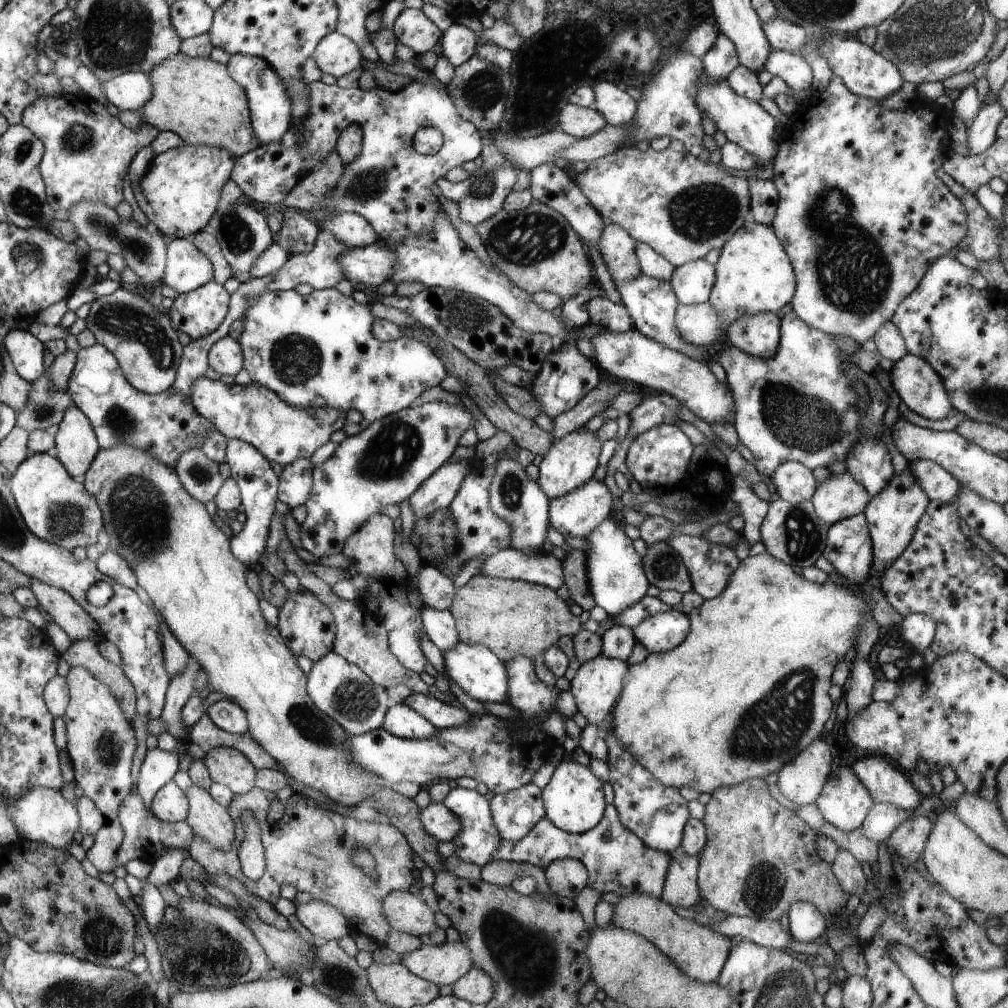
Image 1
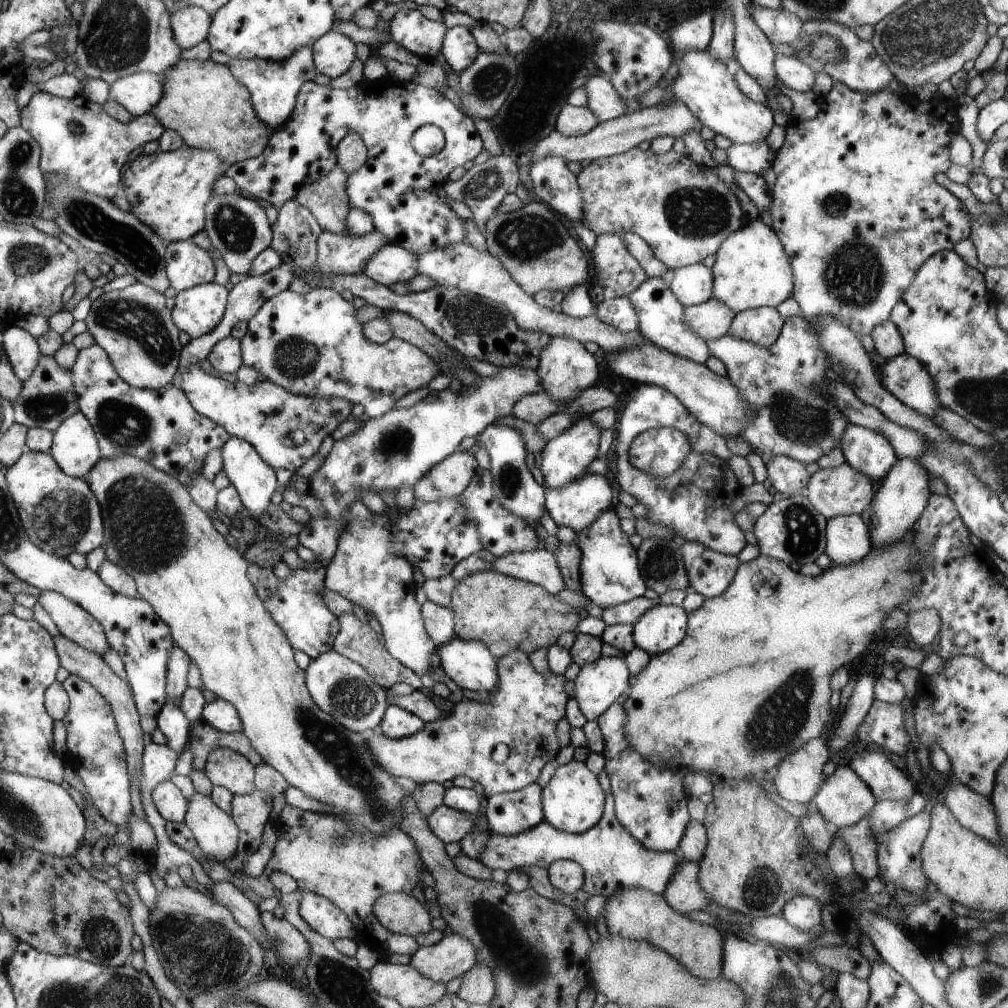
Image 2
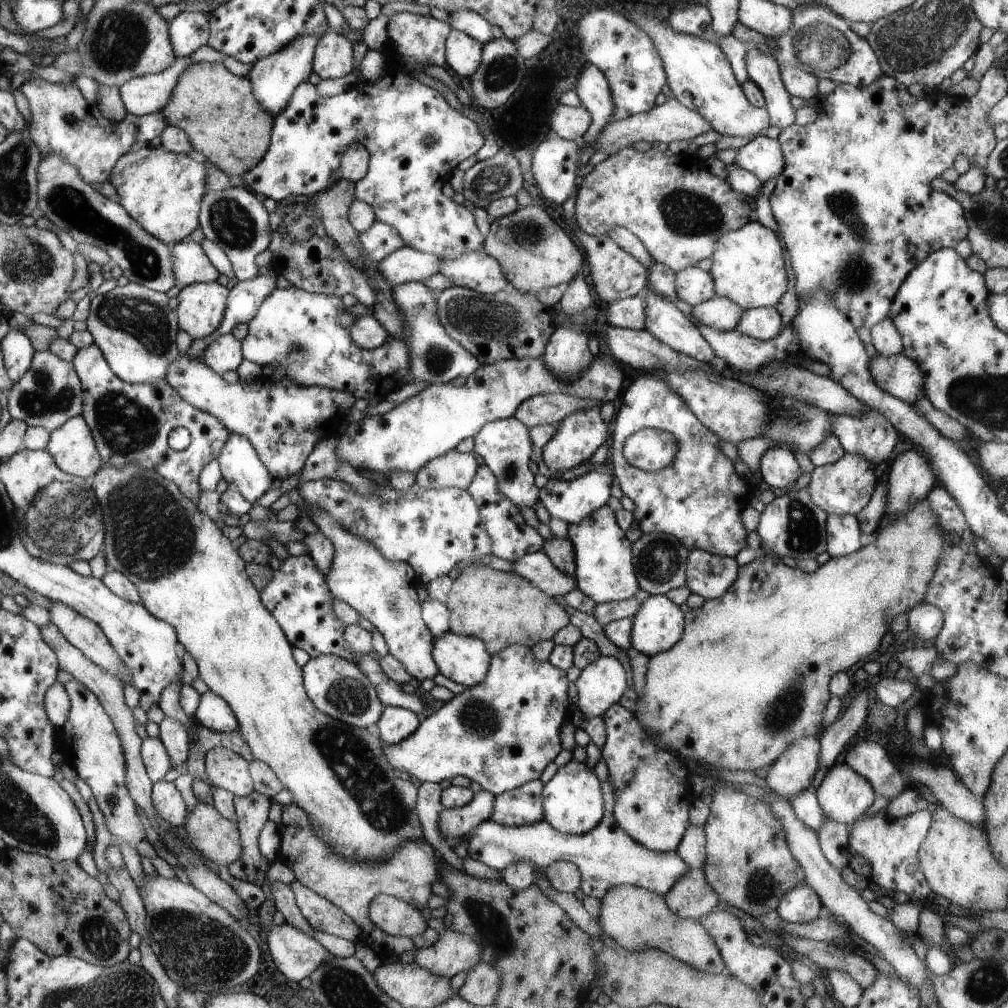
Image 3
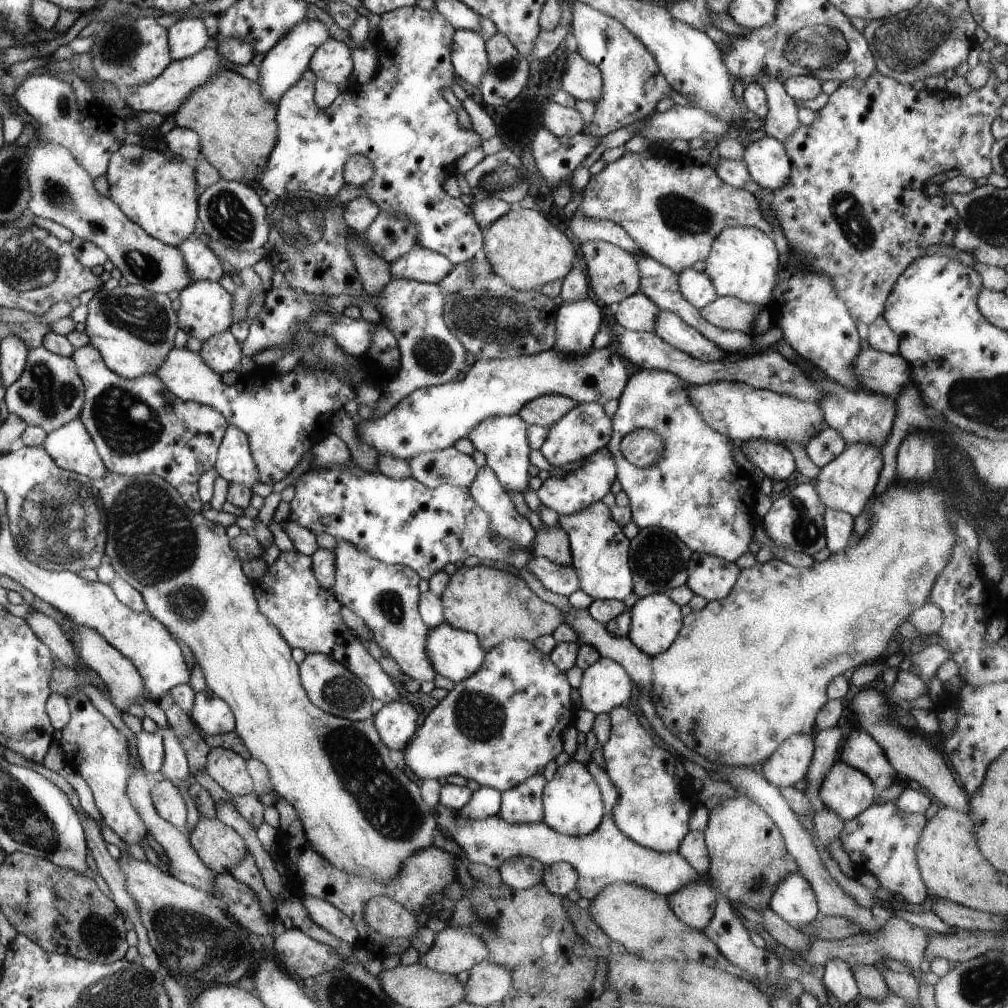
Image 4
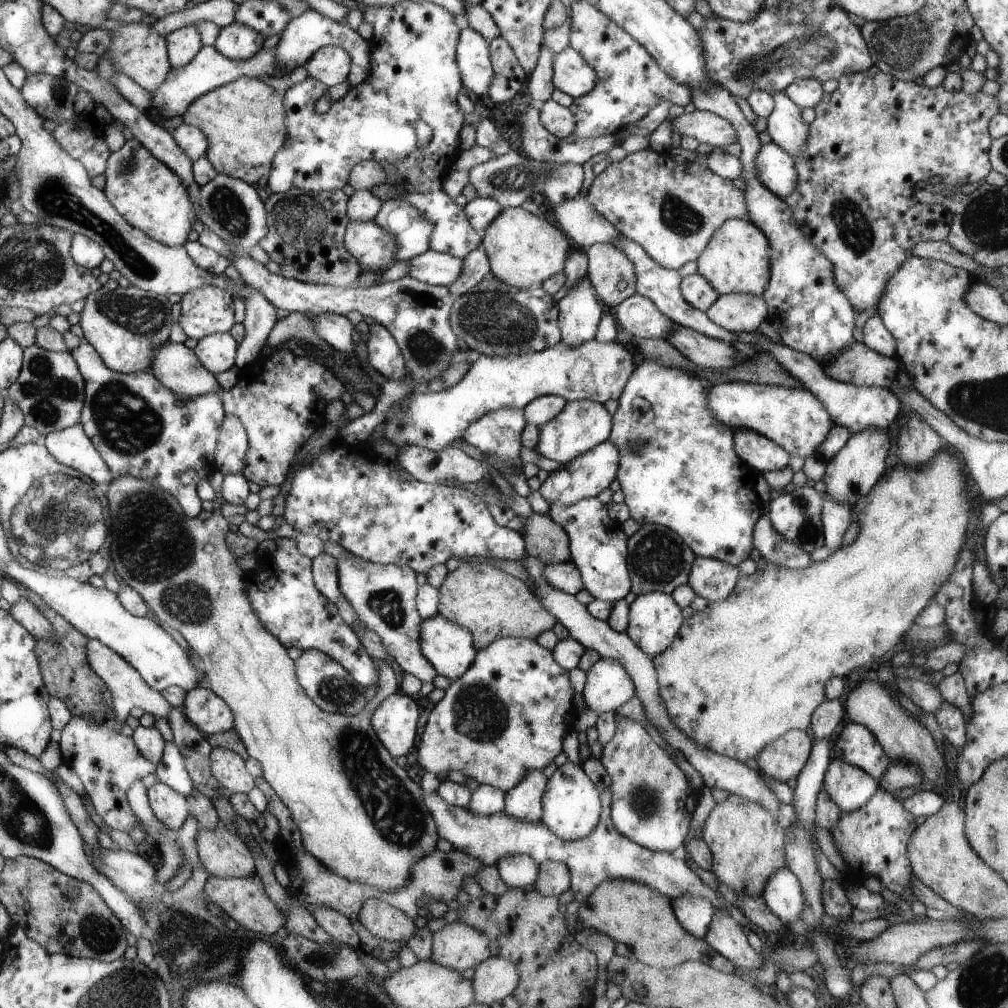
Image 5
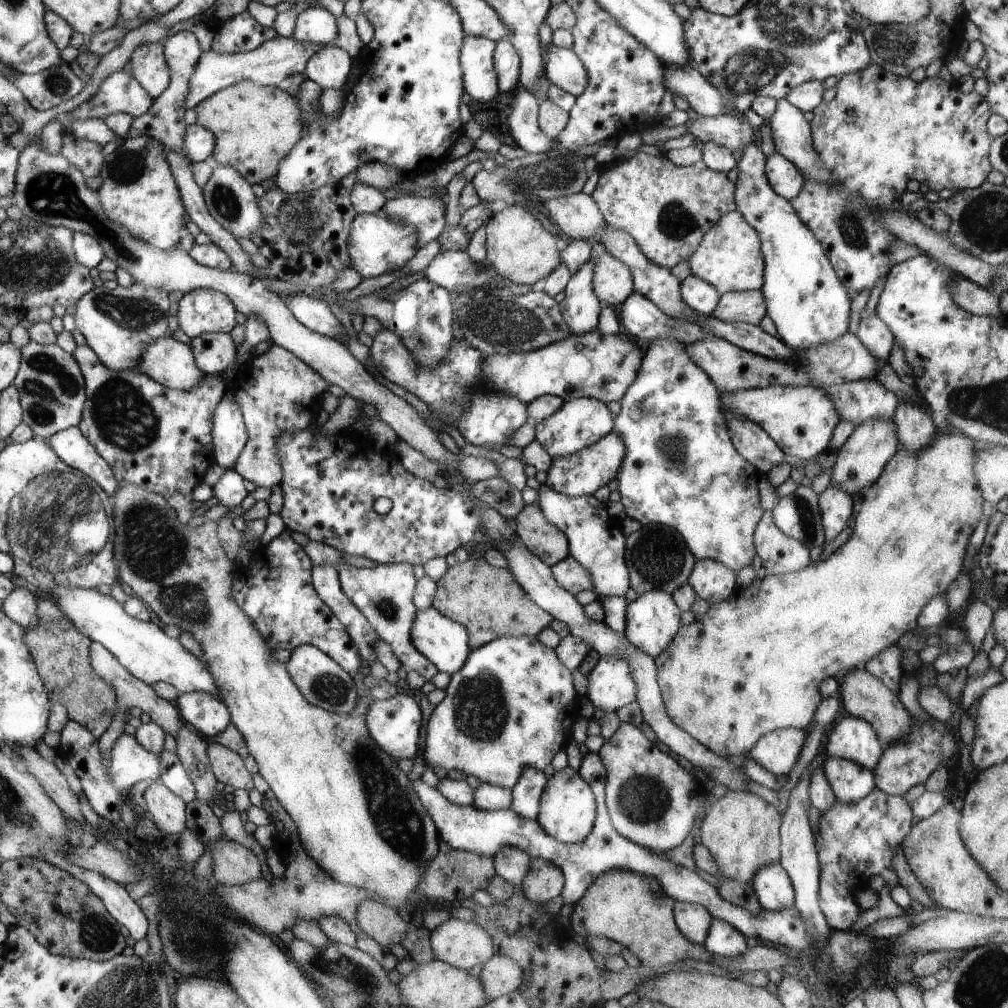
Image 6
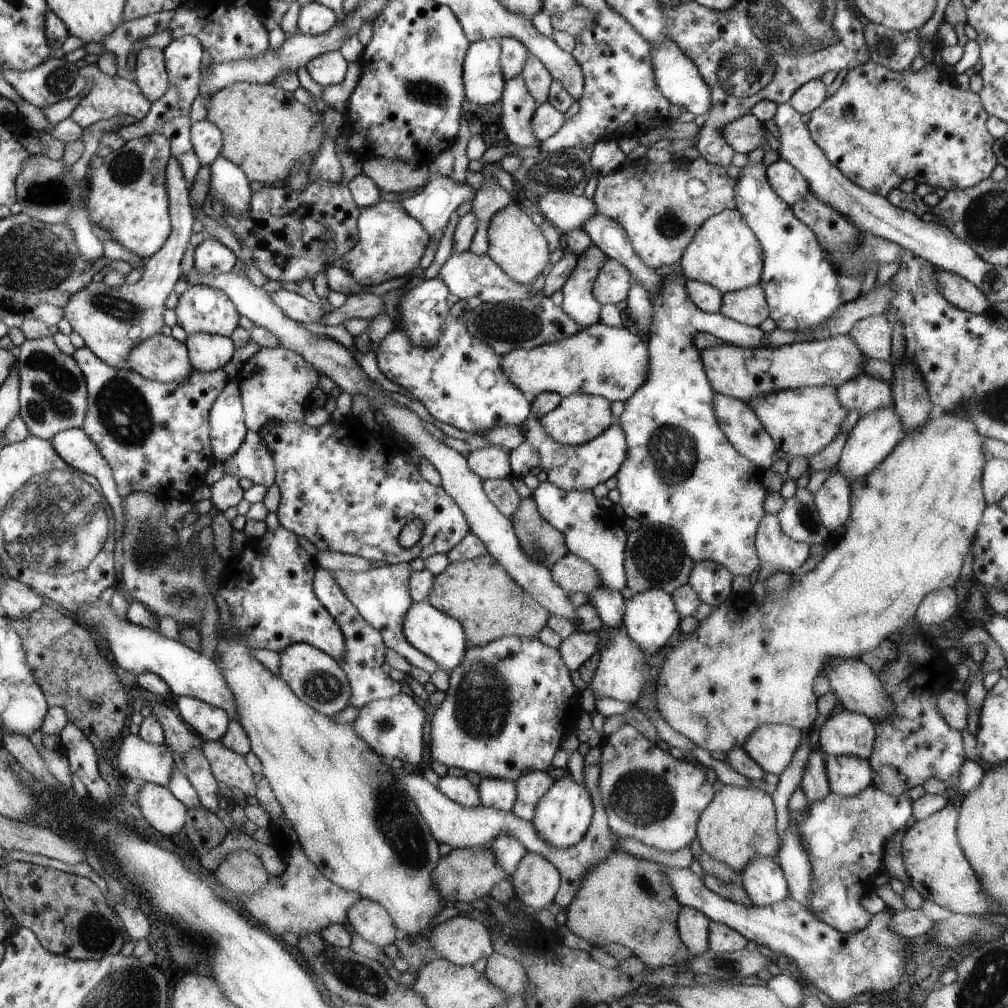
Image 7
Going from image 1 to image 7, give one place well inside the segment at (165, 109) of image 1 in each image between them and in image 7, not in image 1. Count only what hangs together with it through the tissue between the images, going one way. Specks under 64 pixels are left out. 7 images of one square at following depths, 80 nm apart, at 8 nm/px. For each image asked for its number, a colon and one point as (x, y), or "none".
2: (211, 110)
3: (218, 110)
4: (238, 128)
5: (243, 120)
6: (255, 126)
7: (265, 131)

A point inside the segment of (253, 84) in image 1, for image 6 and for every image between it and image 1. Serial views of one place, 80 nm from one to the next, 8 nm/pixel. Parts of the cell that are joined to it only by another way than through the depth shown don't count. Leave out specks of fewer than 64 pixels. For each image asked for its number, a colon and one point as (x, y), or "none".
2: (274, 86)
3: (274, 78)
4: (283, 66)
5: (305, 35)
6: (316, 26)

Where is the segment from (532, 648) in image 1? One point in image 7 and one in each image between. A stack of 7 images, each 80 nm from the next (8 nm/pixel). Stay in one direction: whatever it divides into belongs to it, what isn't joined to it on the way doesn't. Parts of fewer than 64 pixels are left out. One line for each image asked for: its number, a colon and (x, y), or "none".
2: (507, 614)
3: (500, 608)
4: (497, 606)
5: (491, 604)
6: (488, 601)
7: (479, 592)

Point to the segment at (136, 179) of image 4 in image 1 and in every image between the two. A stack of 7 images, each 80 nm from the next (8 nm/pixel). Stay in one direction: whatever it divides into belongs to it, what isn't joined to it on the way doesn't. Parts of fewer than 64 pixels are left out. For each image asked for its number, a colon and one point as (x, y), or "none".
1: (179, 192)
2: (170, 191)
3: (164, 192)

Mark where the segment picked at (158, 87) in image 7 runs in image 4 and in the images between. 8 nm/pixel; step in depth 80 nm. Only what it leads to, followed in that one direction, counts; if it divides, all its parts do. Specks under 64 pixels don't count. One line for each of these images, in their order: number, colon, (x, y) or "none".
4: (126, 51)
5: (138, 52)
6: (149, 66)

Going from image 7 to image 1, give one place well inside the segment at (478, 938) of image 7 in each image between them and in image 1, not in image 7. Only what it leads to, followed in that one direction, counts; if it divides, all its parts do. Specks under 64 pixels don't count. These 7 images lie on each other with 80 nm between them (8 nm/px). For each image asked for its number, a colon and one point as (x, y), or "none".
1: (442, 964)
2: (454, 956)
3: (454, 952)
4: (454, 950)
5: (457, 946)
6: (461, 944)

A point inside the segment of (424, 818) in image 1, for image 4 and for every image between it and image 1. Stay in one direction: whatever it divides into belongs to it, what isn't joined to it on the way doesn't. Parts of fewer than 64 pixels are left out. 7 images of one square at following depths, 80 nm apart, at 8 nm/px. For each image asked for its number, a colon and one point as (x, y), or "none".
2: (449, 825)
3: (454, 825)
4: (487, 802)

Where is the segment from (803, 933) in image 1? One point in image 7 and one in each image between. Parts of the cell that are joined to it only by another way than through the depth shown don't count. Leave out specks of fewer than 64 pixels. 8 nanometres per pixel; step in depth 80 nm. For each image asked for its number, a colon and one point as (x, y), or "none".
2: (804, 913)
3: (801, 905)
4: (795, 902)
5: (783, 895)
6: (773, 887)
7: (764, 881)

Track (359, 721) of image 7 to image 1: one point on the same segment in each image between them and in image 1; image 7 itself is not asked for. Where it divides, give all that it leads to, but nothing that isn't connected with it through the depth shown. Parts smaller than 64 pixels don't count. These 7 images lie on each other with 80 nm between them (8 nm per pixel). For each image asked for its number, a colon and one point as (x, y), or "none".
1: (401, 720)
2: (398, 723)
3: (397, 723)
4: (395, 723)
5: (395, 721)
6: (395, 724)

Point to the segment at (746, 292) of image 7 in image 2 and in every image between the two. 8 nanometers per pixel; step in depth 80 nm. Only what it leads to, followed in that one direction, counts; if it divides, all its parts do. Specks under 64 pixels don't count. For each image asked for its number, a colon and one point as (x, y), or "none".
2: (712, 319)
3: (719, 313)
4: (732, 314)
5: (736, 313)
6: (747, 307)

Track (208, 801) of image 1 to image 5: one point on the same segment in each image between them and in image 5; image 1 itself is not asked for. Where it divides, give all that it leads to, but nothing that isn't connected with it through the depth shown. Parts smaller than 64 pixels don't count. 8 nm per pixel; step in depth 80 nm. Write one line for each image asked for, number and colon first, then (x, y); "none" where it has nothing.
2: (215, 831)
3: (215, 837)
4: (220, 847)
5: (223, 854)

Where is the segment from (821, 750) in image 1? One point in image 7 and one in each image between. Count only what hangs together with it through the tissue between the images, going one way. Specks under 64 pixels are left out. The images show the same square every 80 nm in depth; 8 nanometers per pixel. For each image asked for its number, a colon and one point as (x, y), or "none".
2: (799, 775)
3: (792, 773)
4: (789, 764)
5: (784, 759)
6: (778, 752)
7: (773, 747)

